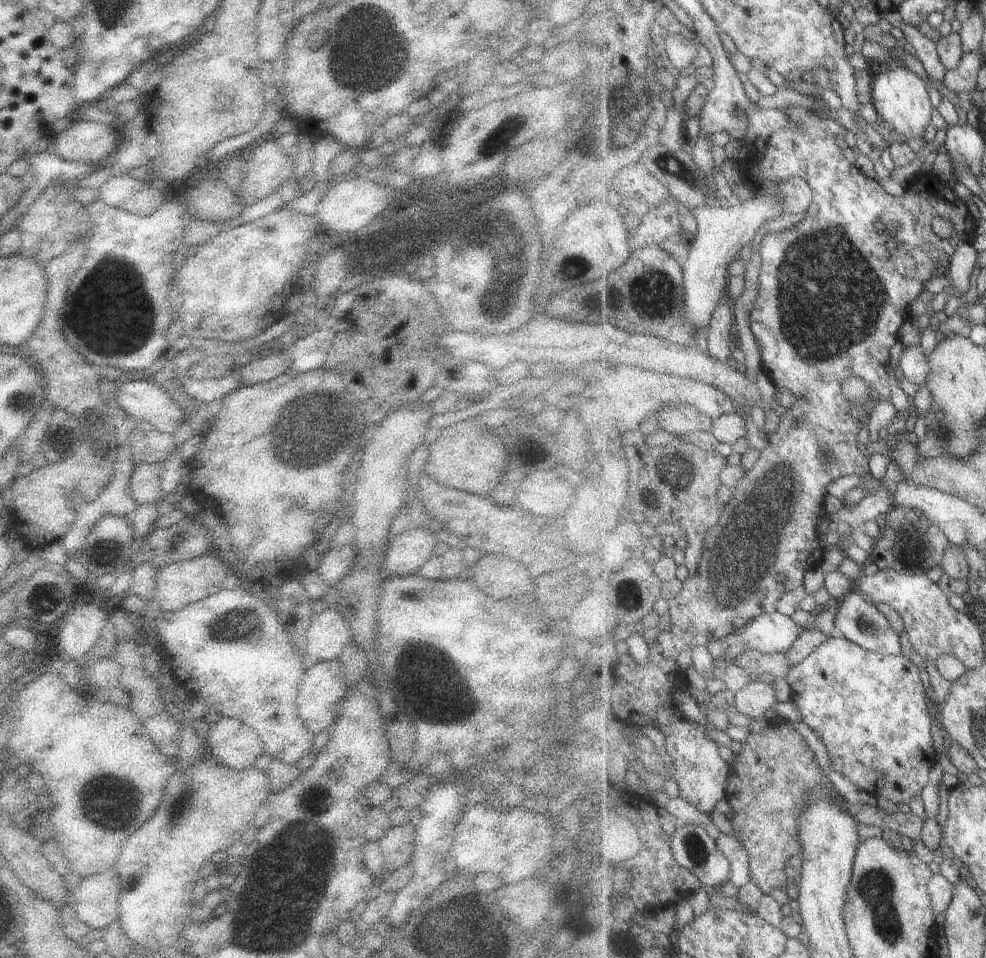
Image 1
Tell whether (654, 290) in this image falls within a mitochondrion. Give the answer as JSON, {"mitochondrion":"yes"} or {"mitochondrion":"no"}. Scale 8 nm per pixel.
{"mitochondrion":"yes"}

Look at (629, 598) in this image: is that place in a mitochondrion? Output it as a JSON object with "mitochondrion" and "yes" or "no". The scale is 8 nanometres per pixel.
{"mitochondrion":"yes"}

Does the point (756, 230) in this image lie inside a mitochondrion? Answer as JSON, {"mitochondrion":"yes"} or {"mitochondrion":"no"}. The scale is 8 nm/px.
{"mitochondrion":"no"}

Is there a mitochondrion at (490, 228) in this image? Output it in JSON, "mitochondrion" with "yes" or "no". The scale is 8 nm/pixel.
{"mitochondrion":"yes"}

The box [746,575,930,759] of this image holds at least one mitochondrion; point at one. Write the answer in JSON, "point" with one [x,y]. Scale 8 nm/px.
{"point":[868,625]}

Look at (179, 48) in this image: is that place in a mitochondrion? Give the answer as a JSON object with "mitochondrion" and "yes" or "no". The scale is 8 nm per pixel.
{"mitochondrion":"no"}

